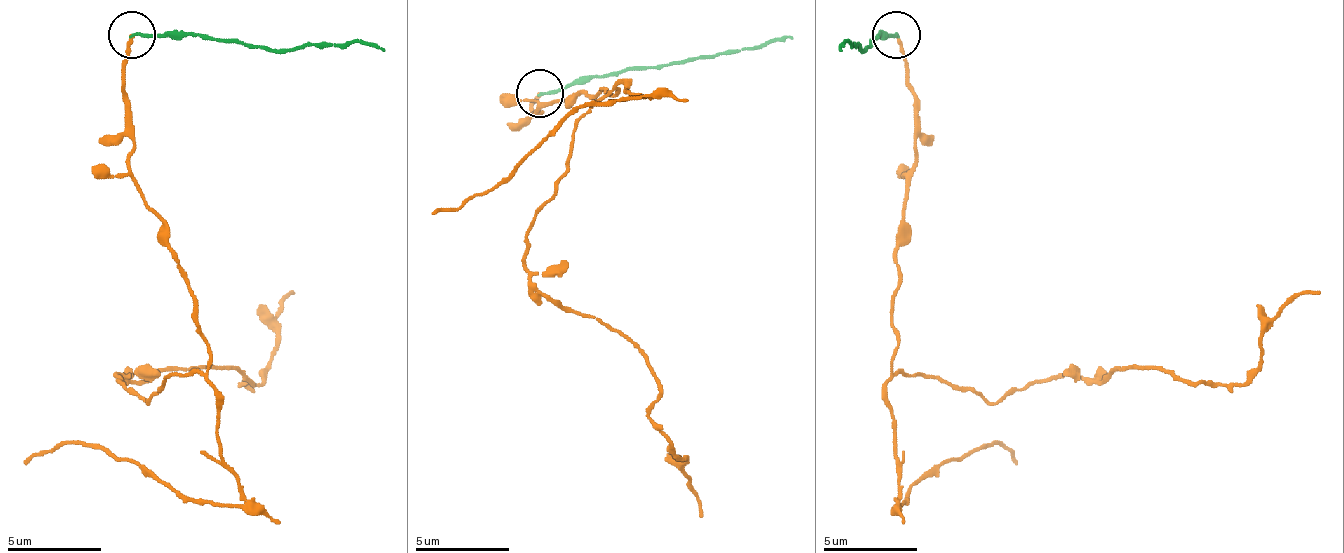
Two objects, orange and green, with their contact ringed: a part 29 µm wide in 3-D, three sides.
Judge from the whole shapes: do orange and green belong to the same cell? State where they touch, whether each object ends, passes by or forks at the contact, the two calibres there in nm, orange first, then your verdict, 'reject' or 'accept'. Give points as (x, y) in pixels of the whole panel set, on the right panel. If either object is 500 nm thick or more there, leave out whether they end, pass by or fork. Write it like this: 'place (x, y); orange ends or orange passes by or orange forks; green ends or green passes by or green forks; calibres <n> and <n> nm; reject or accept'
place (896, 34); orange ends; green ends; calibres 150 and 170 nm; reject

